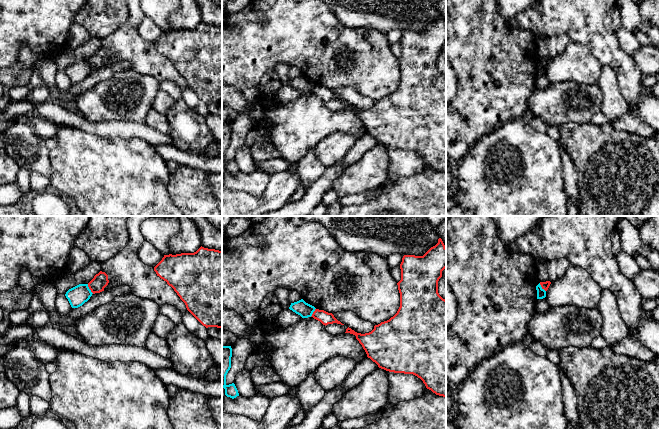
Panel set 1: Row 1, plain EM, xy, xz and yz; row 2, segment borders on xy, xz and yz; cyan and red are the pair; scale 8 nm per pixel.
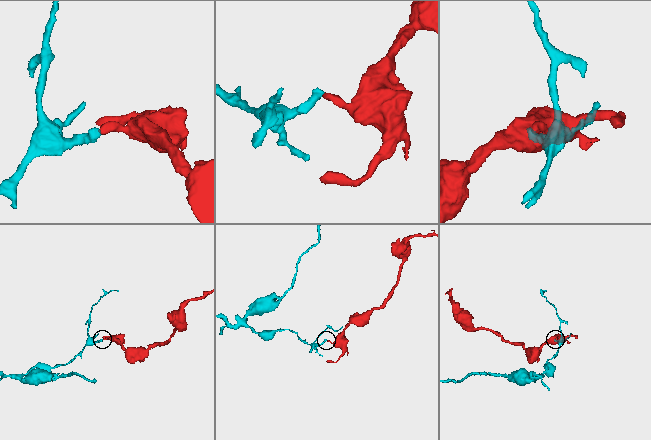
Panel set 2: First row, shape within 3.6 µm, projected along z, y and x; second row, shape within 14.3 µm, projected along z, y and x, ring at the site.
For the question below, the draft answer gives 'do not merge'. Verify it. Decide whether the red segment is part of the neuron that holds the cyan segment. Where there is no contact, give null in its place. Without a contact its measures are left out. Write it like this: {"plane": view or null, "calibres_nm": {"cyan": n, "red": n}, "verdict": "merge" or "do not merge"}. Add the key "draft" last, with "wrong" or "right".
{"plane": "xy", "calibres_nm": {"cyan": 160, "red": 120}, "verdict": "do not merge", "draft": "right"}

